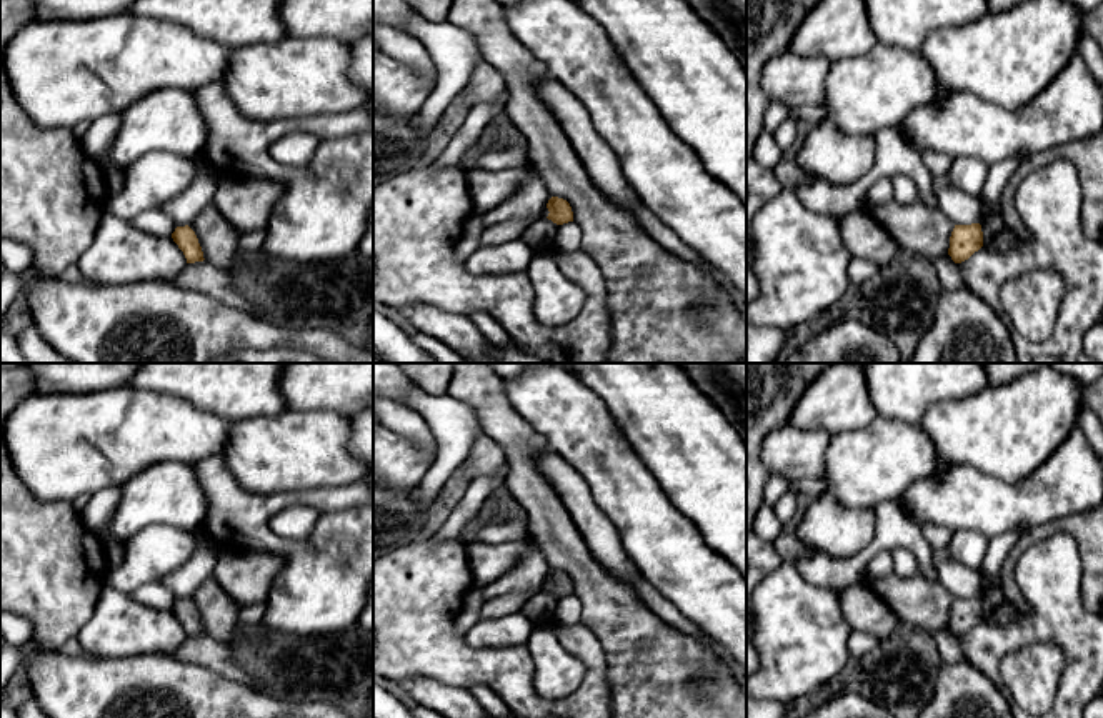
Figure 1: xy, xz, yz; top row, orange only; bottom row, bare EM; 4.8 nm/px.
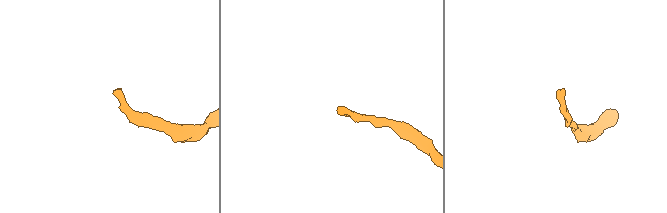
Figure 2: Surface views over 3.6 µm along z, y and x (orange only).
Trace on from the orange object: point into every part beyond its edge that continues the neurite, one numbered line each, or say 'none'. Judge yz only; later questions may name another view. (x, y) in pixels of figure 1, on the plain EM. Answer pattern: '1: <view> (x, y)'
none

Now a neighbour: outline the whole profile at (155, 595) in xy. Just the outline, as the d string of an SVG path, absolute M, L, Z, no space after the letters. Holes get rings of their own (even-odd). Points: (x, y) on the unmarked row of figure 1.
M153 581L145 586L140 586L130 596L140 601L142 605L157 610L172 610L172 606L177 601L173 593L168 588L165 588L160 581Z

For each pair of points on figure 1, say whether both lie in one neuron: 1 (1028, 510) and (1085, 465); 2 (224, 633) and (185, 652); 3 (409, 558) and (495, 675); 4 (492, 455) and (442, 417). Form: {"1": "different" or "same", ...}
{"1": "same", "2": "different", "3": "same", "4": "different"}

